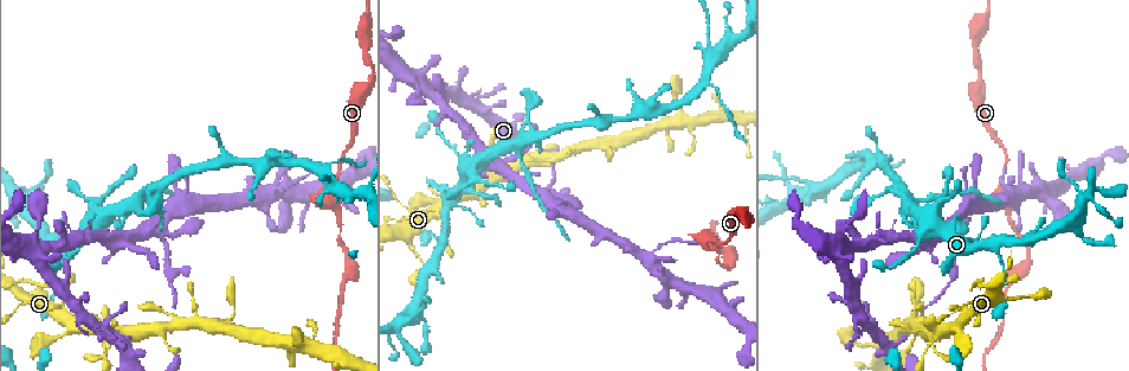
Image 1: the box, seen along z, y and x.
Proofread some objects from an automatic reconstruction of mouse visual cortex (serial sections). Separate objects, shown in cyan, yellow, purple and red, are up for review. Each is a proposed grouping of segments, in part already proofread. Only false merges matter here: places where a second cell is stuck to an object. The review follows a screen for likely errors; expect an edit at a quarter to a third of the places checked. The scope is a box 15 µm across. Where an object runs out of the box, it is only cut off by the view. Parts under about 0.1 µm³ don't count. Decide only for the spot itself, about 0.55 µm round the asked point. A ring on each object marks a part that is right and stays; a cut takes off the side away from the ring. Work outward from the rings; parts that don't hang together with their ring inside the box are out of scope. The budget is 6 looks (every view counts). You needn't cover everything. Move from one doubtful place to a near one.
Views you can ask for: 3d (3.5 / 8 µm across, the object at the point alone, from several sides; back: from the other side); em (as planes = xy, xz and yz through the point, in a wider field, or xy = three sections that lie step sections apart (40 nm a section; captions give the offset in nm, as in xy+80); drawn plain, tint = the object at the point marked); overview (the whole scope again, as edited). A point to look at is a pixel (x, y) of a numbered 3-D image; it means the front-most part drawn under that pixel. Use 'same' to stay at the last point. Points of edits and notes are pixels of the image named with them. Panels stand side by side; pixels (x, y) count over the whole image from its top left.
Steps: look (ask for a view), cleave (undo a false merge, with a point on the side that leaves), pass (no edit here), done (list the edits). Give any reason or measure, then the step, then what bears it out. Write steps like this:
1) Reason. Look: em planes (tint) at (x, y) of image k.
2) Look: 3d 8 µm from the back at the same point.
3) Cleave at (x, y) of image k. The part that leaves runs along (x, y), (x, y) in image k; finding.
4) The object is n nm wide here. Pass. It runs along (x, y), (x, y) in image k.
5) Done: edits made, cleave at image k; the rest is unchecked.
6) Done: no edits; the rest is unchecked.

Look: 3d 3.5 µm at (936, 336) of image 1.

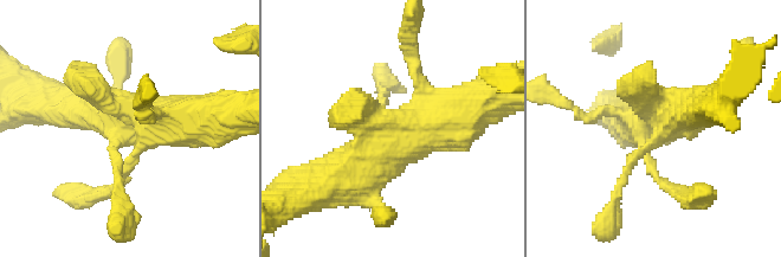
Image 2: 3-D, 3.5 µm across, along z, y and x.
Shape alone is not enough. Look: em xy step 3 (plain) at (660, 136) of image 2.

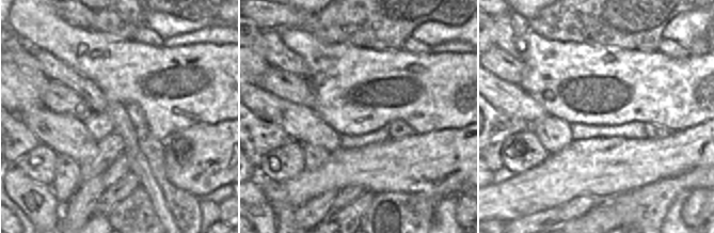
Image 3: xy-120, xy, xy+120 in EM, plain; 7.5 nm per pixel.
Look: em xy step 3 (tint) at the same point.

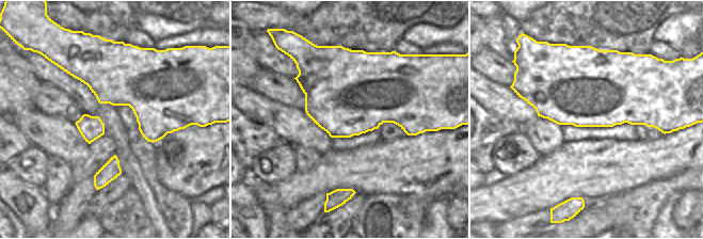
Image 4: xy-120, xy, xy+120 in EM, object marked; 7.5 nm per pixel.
Pass. It runs along (323, 182), (462, 110) in image 2; continuous, no second cell.

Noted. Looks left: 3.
Thick turns thin. Look: 3d 3.5 µm at (415, 78) of image 1.

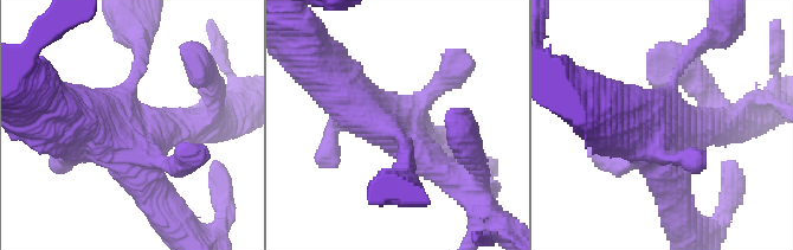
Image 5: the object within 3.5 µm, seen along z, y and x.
Shape alone is not enough. Look: em planes (tint) at (125, 142) of image 5.

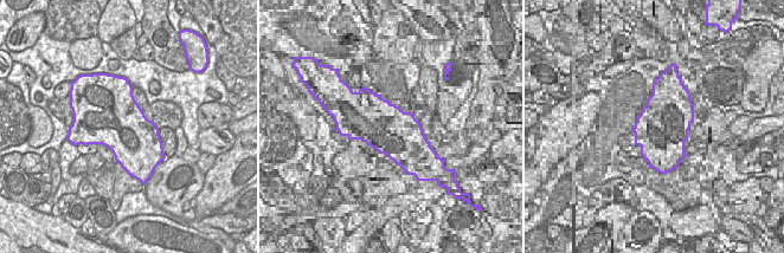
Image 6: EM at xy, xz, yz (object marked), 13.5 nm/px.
Look: em xy step 3 (tint) at the same point.

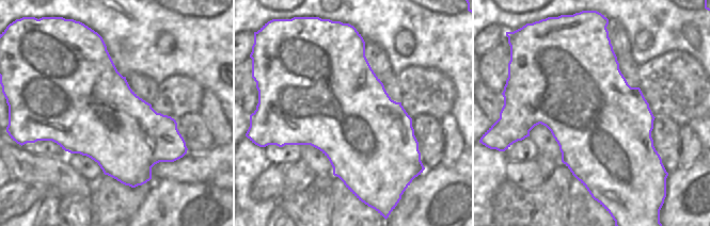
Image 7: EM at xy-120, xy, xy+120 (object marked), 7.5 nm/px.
Pass. It runs along (683, 225), (668, 160), (716, 127) in image 5; continuous, no second cell.

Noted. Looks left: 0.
Done: no edits; the rest is unchecked.

